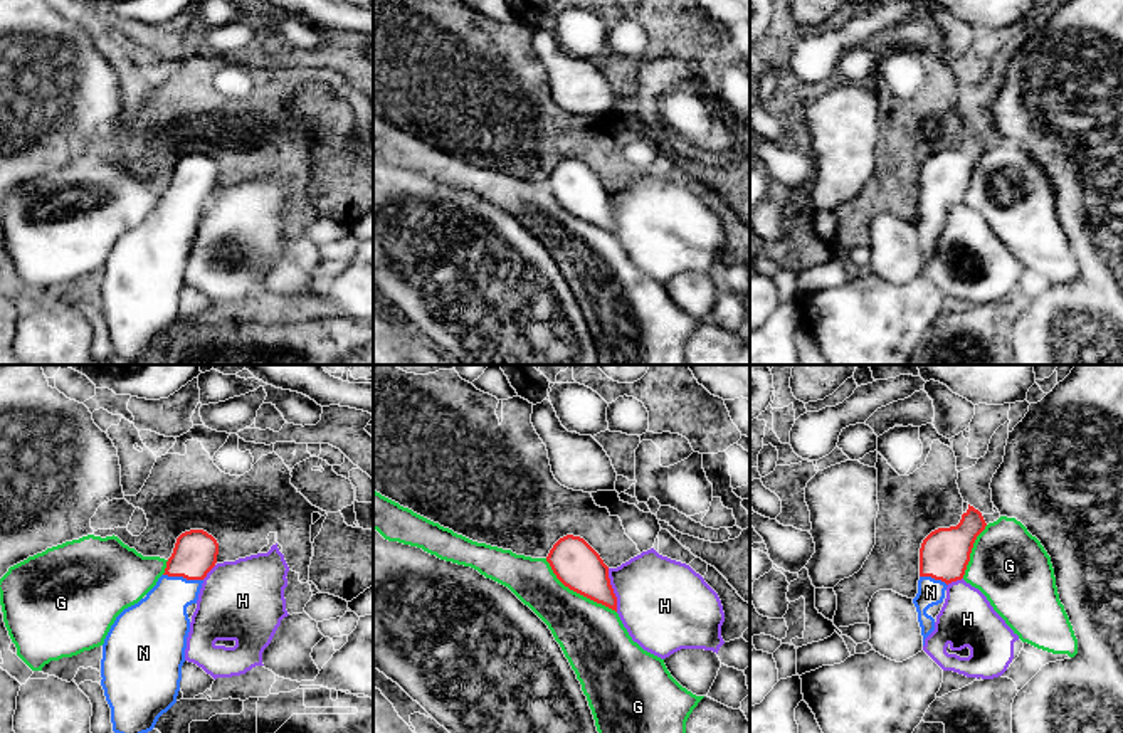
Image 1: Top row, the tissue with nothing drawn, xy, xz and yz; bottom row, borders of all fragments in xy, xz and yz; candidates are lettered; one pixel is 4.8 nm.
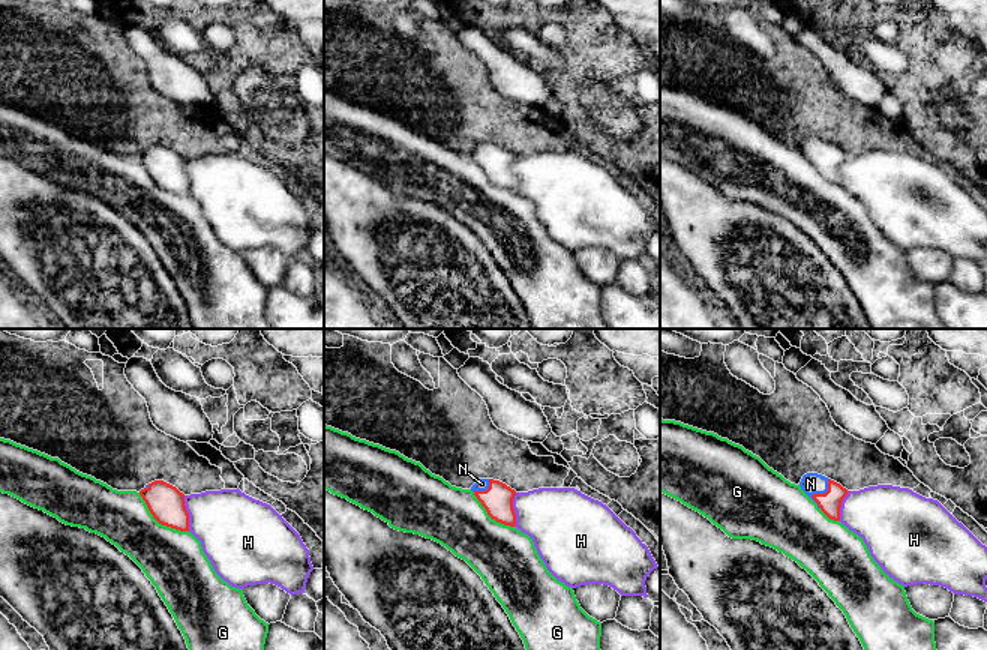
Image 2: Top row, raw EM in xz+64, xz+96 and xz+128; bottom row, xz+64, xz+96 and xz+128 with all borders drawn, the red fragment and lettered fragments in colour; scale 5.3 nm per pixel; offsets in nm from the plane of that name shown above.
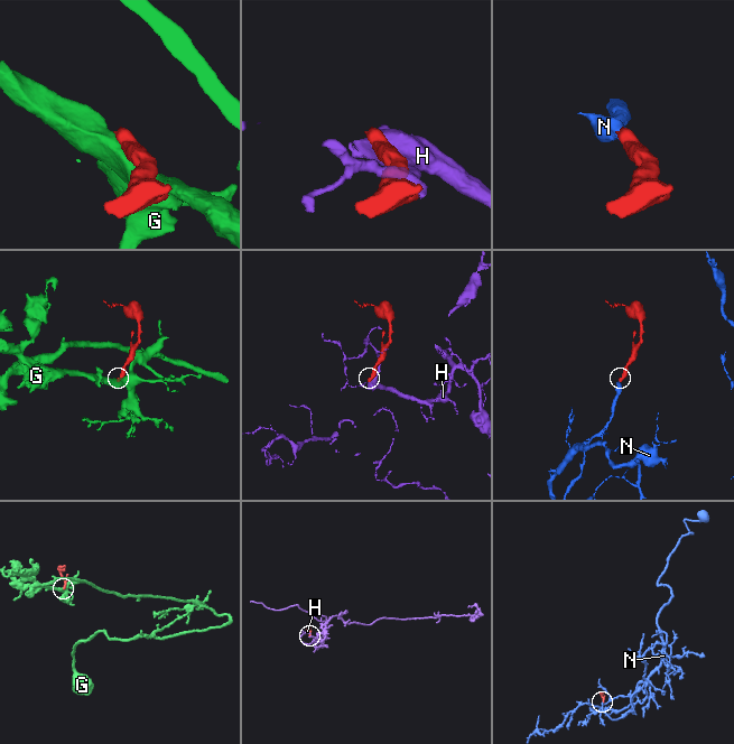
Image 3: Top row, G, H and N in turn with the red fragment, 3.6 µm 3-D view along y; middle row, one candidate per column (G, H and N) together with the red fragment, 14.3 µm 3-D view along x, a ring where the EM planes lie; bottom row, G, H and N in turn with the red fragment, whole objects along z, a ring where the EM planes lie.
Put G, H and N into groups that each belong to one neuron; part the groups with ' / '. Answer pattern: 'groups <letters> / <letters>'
groups G / H / N

